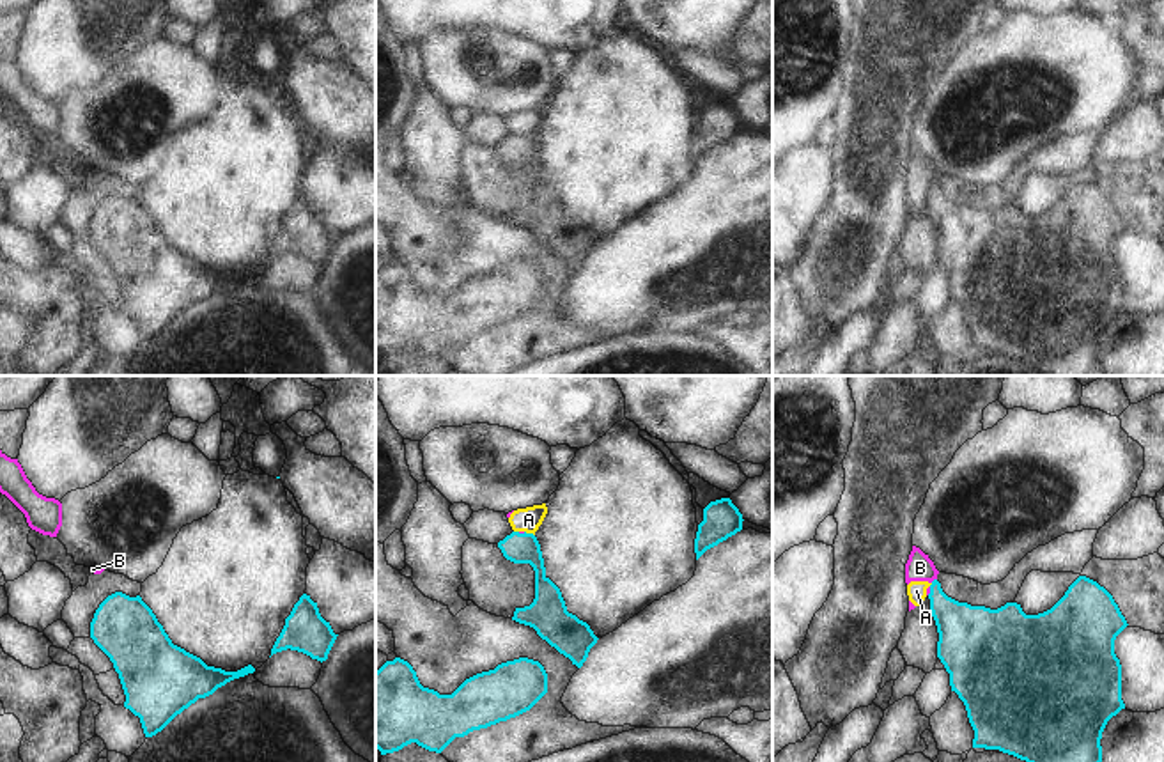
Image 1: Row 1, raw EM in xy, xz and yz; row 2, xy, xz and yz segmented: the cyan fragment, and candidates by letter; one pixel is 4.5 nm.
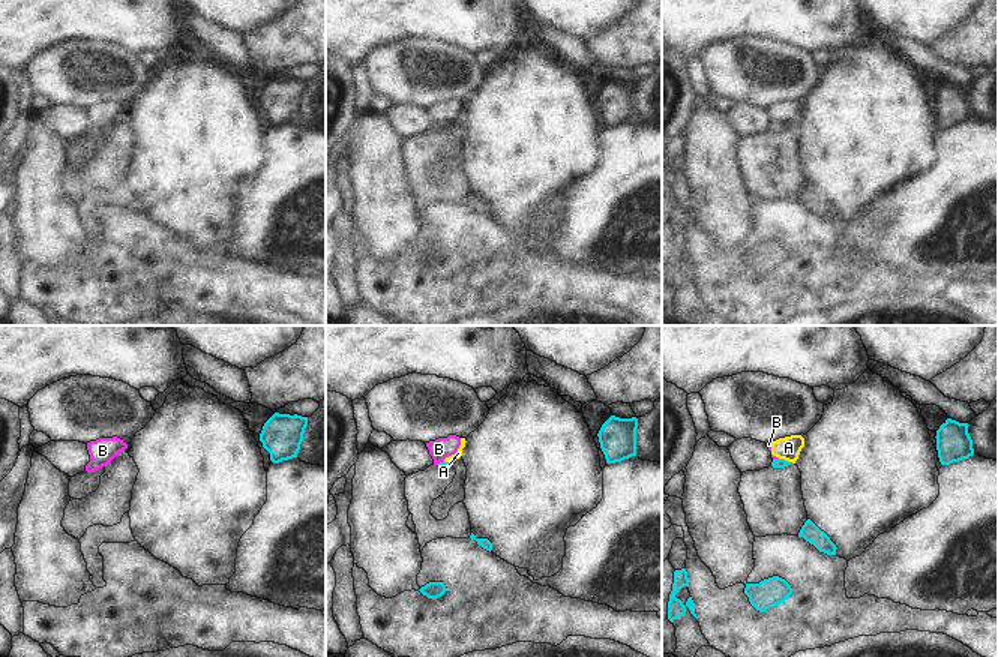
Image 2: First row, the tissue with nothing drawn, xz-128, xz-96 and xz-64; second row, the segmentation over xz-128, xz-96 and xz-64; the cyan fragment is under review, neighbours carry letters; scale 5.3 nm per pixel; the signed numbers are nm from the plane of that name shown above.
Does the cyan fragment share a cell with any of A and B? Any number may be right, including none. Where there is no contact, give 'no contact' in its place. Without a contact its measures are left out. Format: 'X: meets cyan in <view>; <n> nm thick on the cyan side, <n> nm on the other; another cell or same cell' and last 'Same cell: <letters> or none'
A: meets cyan in xz; 140 nm thick on the cyan side, 120 nm on the other; another cell
B: meets cyan in yz; 220 nm thick on the cyan side, 120 nm on the other; another cell
Same cell: none

